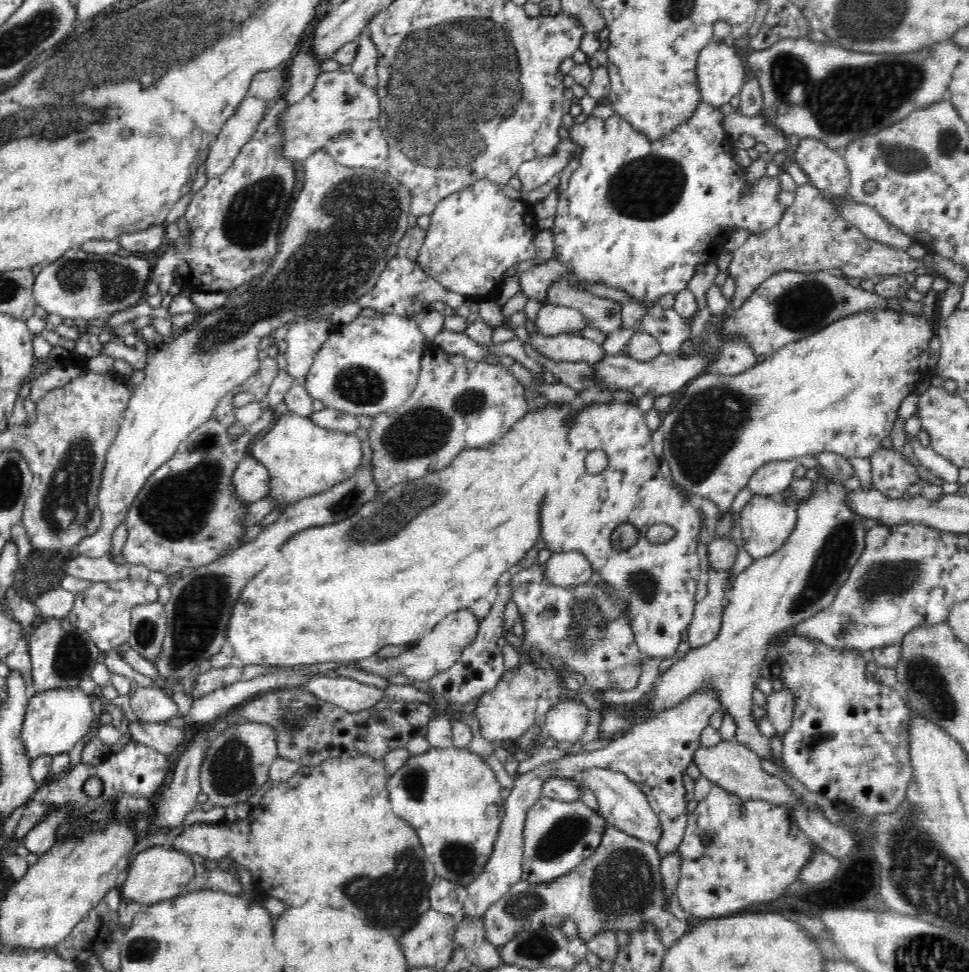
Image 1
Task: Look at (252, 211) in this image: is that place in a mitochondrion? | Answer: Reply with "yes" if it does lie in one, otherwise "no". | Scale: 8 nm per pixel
yes

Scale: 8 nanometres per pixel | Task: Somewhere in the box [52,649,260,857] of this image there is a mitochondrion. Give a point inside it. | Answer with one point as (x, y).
(231, 769)

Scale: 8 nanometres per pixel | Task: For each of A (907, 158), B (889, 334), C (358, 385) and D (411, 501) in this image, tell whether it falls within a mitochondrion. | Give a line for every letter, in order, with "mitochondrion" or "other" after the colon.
A: mitochondrion
B: other
C: mitochondrion
D: mitochondrion

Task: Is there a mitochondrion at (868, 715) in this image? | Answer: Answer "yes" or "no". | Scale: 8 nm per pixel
no

